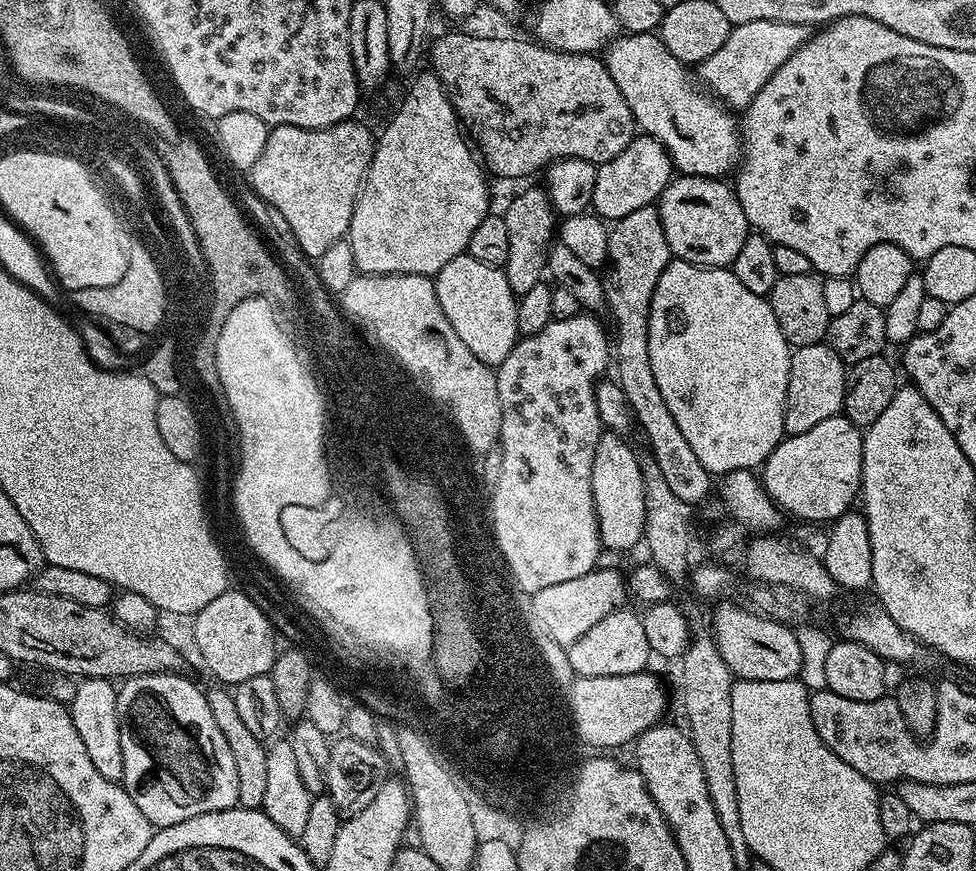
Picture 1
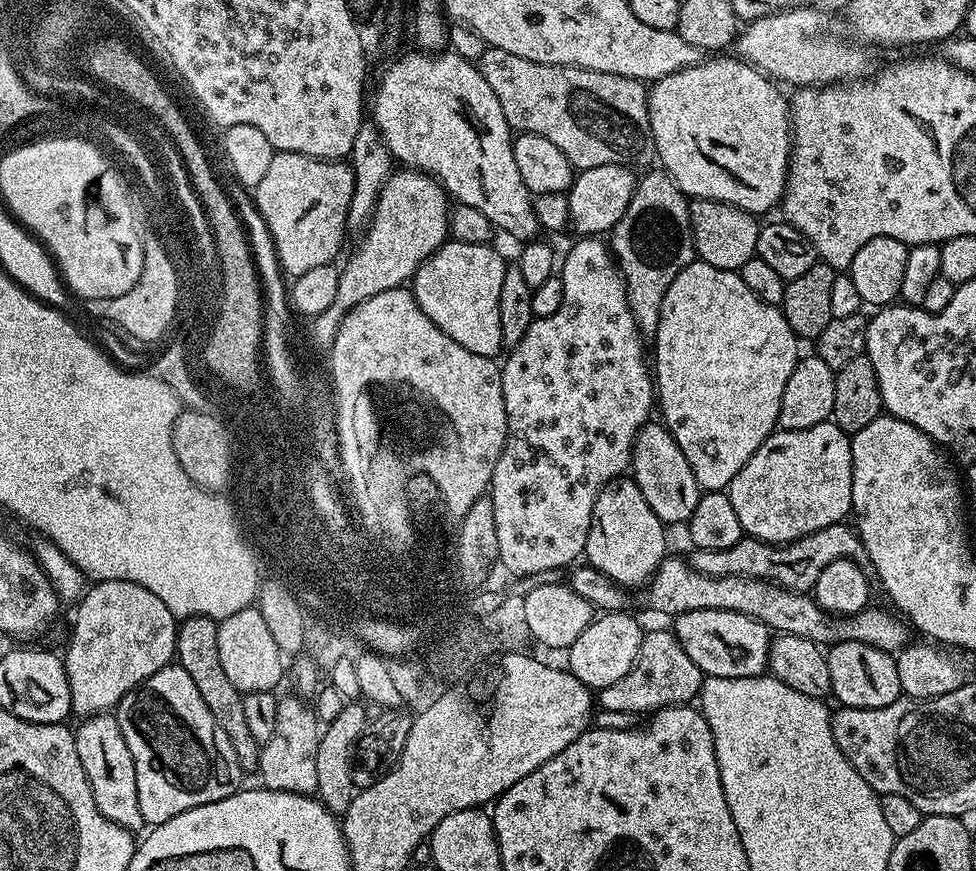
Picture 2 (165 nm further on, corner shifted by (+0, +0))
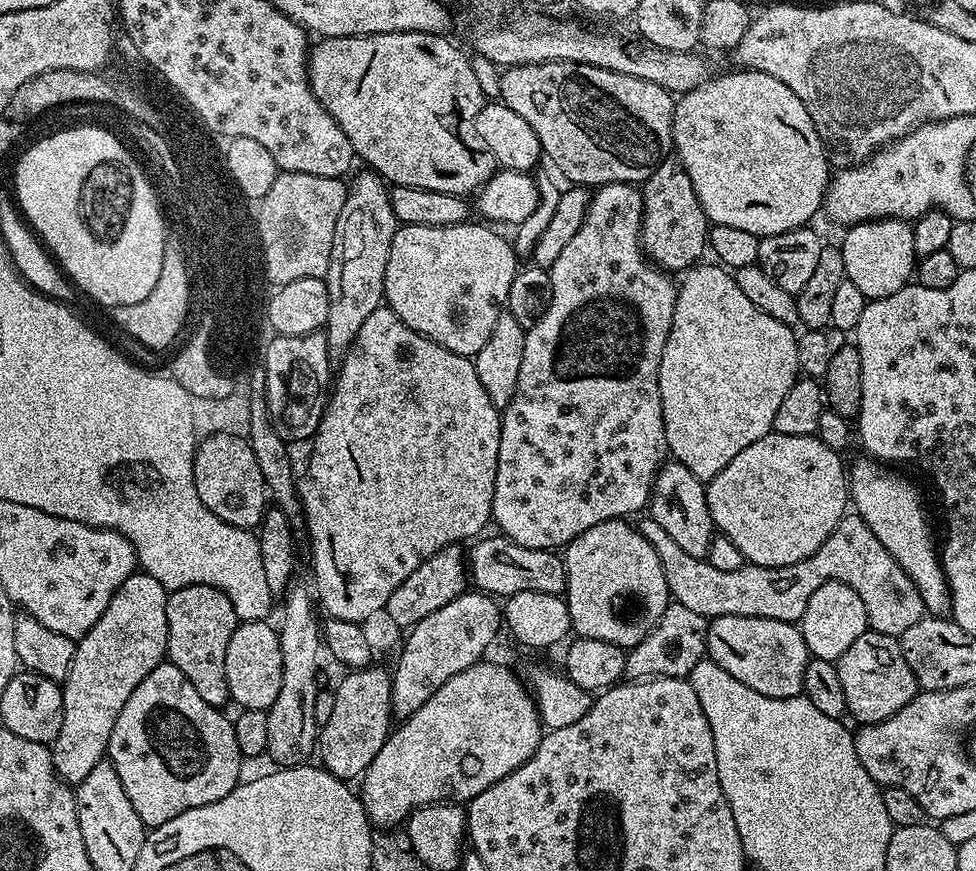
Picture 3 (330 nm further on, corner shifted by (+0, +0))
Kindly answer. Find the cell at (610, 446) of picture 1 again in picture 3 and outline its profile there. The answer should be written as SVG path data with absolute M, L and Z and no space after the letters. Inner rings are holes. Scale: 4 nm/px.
M624 518L598 522L571 540L562 555L572 632L577 637L614 642L625 650L636 648L654 630L670 603L662 562L639 527Z

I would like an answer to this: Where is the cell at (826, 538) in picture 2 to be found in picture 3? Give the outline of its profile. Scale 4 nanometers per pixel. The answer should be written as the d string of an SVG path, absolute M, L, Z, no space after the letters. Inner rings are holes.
M845 514L834 526L830 538L818 546L810 558L794 562L790 566L758 566L745 562L740 569L718 570L710 562L691 557L670 538L651 518L638 524L641 534L654 546L658 562L662 562L662 574L666 574L669 597L675 603L707 618L717 616L745 616L746 618L774 618L778 622L796 624L810 602L810 594L831 580L848 584L862 598L871 631L899 637L914 622L924 619L926 609L918 586L902 570L902 566L874 536L874 530L866 526L862 517Z

